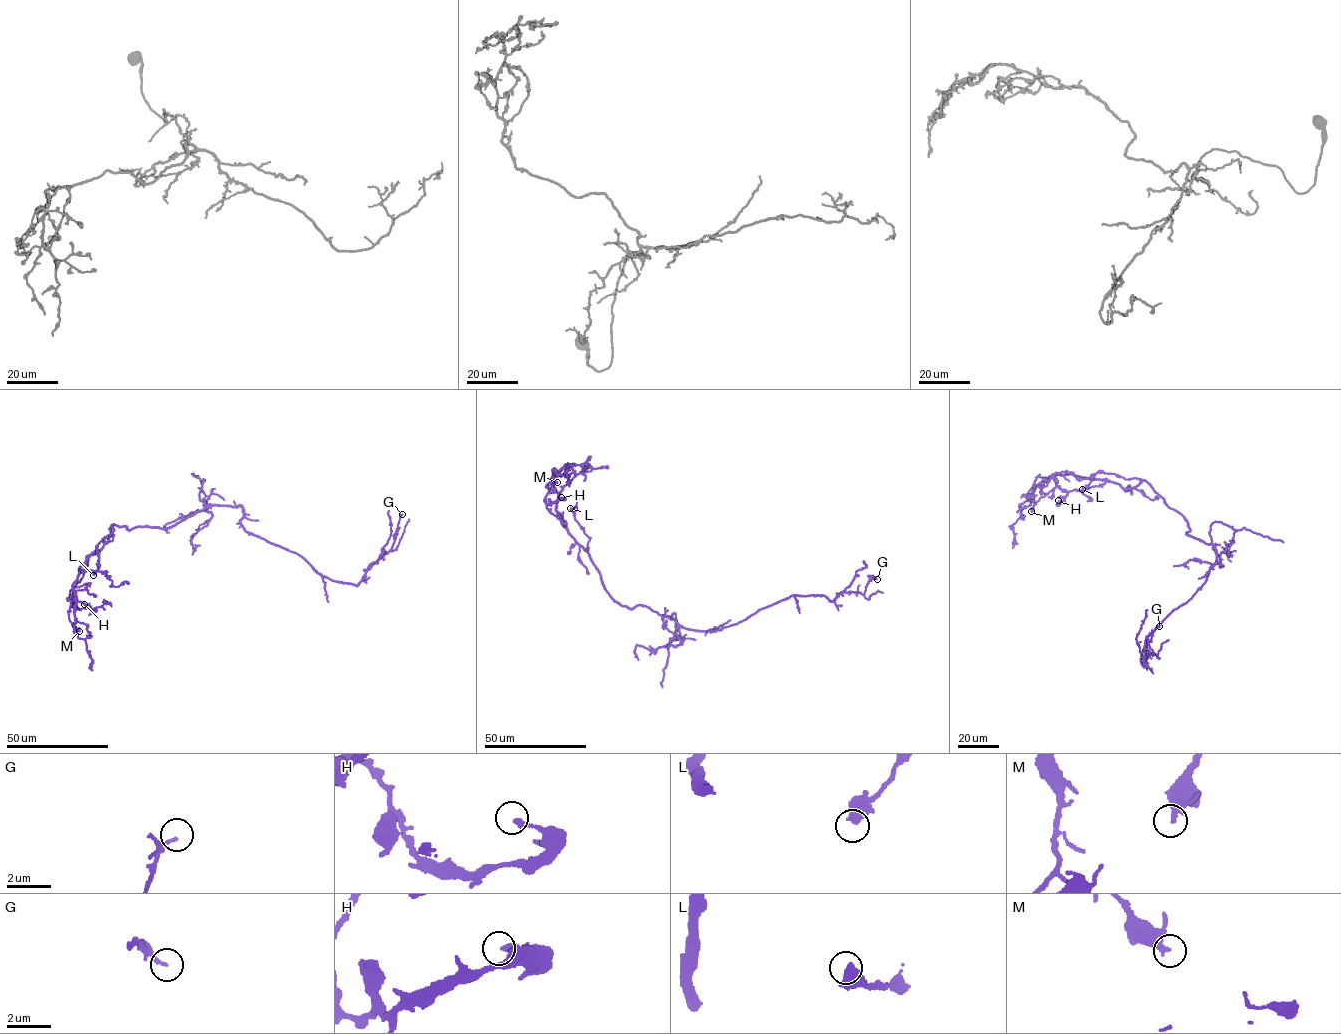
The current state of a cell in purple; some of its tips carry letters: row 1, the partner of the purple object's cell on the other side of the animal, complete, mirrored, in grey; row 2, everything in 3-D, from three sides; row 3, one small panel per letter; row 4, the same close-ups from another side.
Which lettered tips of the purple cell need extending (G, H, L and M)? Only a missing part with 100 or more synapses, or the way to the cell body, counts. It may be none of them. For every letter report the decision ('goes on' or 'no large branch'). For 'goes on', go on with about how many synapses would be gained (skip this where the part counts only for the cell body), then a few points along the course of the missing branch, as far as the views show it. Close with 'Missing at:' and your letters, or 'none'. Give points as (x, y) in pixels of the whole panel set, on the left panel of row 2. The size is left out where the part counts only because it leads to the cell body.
G: no large branch
H: no large branch
L: no large branch
M: no large branch
Missing at: none

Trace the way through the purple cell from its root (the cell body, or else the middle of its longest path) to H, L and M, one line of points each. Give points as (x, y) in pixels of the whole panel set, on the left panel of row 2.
H: (190, 516), (167, 528), (112, 524), (70, 591), (75, 607), (84, 604)
L: (190, 516), (167, 528), (139, 526), (130, 530), (112, 525), (112, 533), (96, 547), (99, 568), (93, 575)
M: (190, 516), (167, 528), (130, 530), (112, 524), (107, 541), (88, 556), (73, 585), (68, 618), (79, 631)

